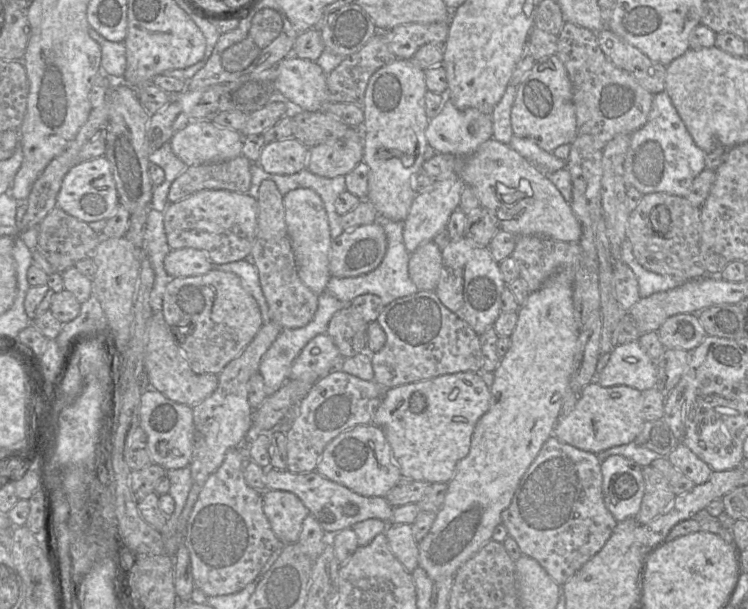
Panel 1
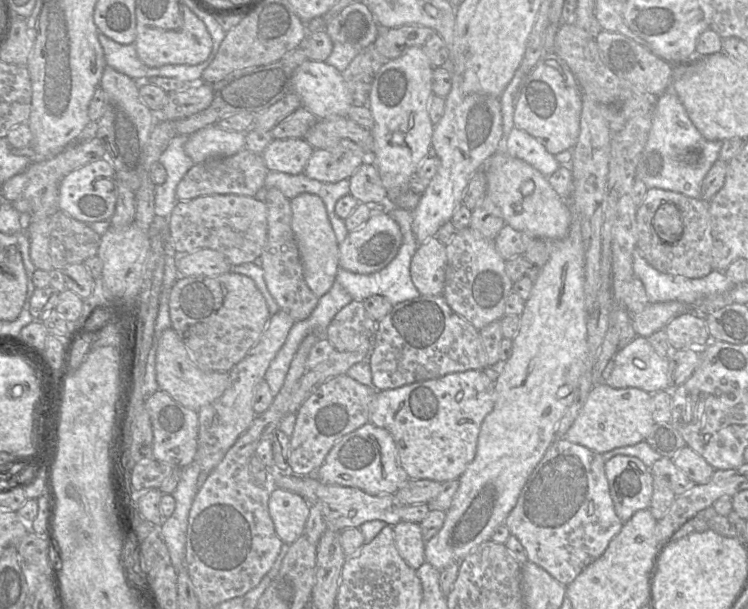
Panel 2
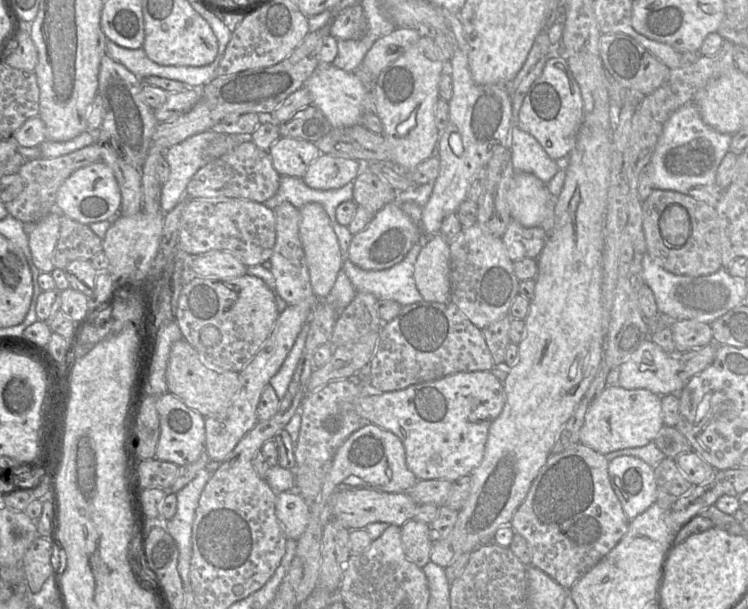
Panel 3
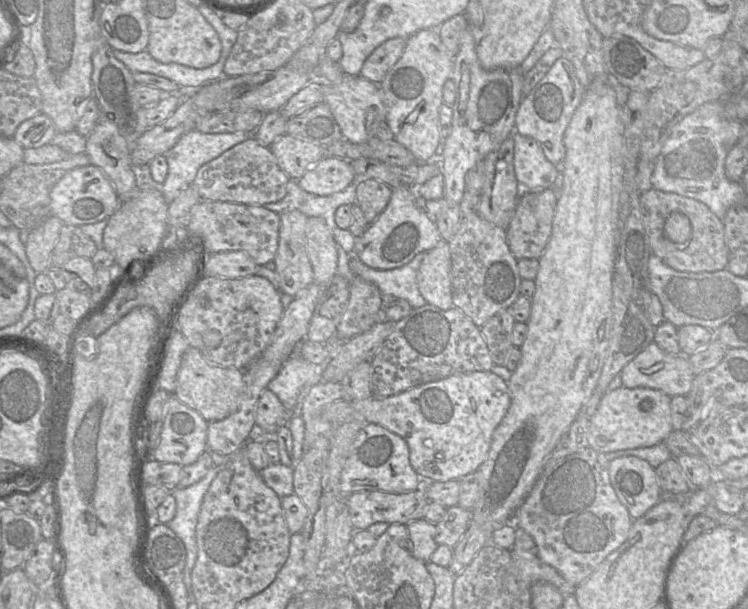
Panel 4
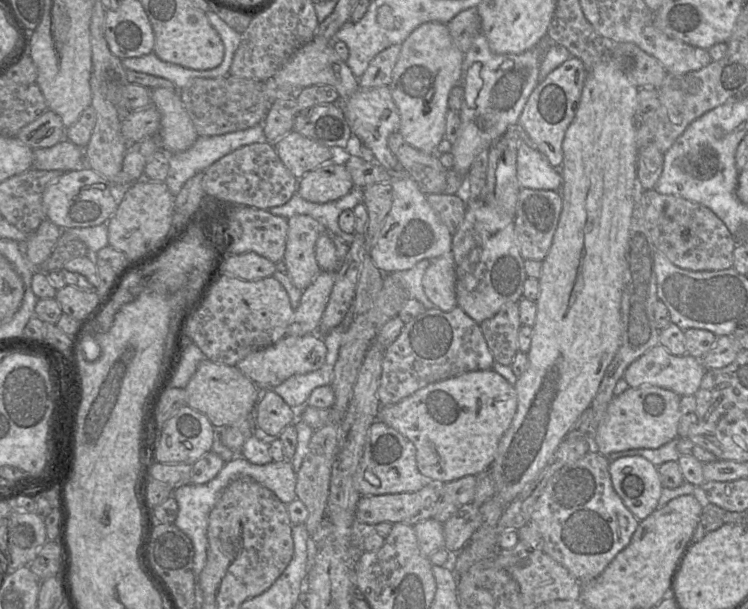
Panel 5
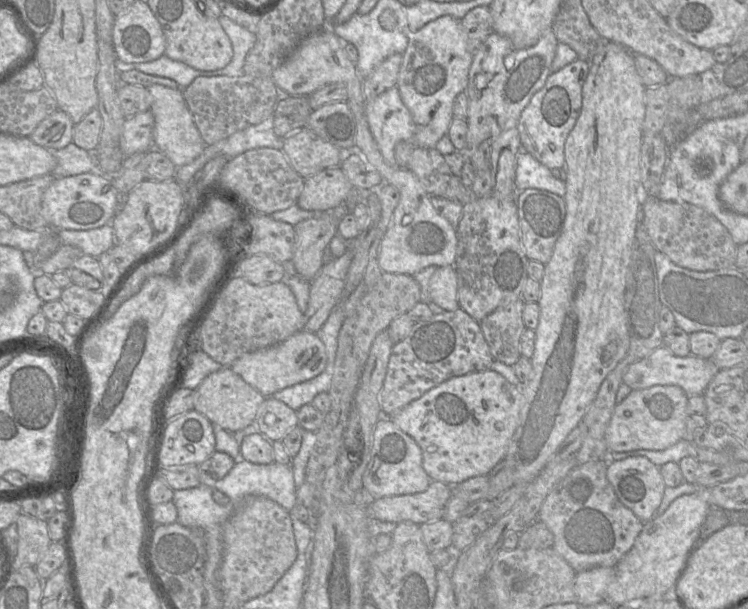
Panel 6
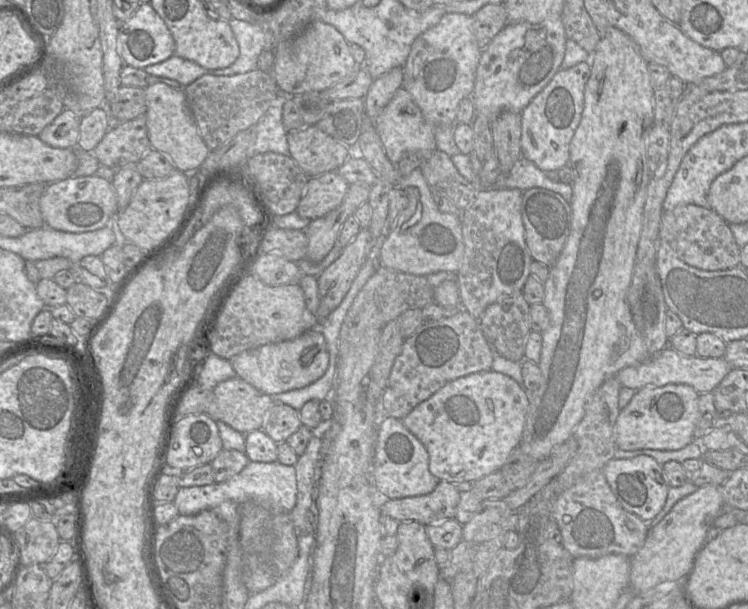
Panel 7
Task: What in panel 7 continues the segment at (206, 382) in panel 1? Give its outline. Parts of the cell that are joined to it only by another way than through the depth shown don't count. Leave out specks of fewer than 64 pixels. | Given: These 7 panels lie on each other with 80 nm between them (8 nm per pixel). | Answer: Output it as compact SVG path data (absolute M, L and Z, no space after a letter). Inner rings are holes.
M236 376L214 387L206 413L212 419L221 420L236 431L247 434L262 429L266 414L274 404L270 395Z

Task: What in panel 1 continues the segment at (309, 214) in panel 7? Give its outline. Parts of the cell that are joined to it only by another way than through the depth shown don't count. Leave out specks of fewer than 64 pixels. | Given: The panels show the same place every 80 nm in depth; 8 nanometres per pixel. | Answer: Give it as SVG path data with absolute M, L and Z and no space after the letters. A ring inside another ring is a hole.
M349 127L345 135L334 141L310 148L307 157L307 169L315 175L334 178L345 176L363 161L363 134L360 127Z

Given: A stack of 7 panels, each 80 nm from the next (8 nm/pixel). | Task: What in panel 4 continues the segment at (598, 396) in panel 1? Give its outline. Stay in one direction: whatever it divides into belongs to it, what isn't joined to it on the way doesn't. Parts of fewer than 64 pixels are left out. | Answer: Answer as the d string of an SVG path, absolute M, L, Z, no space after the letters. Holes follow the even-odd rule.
M624 386L603 394L595 413L589 419L588 445L601 453L642 447L662 442L673 430L671 397L660 390Z

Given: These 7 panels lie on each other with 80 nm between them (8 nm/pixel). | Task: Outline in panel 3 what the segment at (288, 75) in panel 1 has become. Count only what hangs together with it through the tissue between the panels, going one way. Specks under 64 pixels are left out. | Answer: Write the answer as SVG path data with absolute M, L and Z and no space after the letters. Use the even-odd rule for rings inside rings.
M320 63L303 87L311 94L312 105L320 109L333 128L362 124L362 118L367 112L375 113L373 97L358 77L353 72L345 72L332 64Z

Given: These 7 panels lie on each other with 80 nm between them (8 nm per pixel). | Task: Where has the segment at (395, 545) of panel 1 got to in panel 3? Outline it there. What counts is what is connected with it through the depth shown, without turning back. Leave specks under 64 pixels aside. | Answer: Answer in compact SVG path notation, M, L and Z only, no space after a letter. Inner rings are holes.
M414 519L401 526L401 539L406 557L419 568L430 562L433 543L429 536L429 524Z

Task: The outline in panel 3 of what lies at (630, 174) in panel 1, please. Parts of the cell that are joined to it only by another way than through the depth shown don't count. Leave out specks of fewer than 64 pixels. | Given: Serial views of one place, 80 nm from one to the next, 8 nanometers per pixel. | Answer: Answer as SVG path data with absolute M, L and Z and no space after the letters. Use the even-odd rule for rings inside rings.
M694 103L685 104L665 122L644 172L655 189L686 194L715 208L724 191L716 183L716 173L729 151L731 140L732 135L720 133L706 125Z

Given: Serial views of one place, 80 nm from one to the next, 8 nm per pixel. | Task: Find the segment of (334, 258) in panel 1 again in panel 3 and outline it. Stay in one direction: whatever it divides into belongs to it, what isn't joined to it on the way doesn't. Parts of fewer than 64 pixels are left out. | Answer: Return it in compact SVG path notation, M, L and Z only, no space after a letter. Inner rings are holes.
M395 200L380 209L363 230L353 235L345 258L364 270L388 269L401 262L422 237L425 236L420 226L402 211Z

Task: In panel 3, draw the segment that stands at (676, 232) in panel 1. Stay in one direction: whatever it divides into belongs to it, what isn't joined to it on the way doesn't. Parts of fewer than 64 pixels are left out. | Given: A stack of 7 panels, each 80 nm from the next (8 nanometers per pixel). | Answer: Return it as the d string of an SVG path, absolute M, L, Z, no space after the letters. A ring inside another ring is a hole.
M653 189L649 197L642 203L642 218L647 253L666 271L676 275L698 277L710 275L722 268L719 222L714 207L676 191ZM673 204L686 209L691 223L690 236L681 247L665 244L659 228L662 213Z

